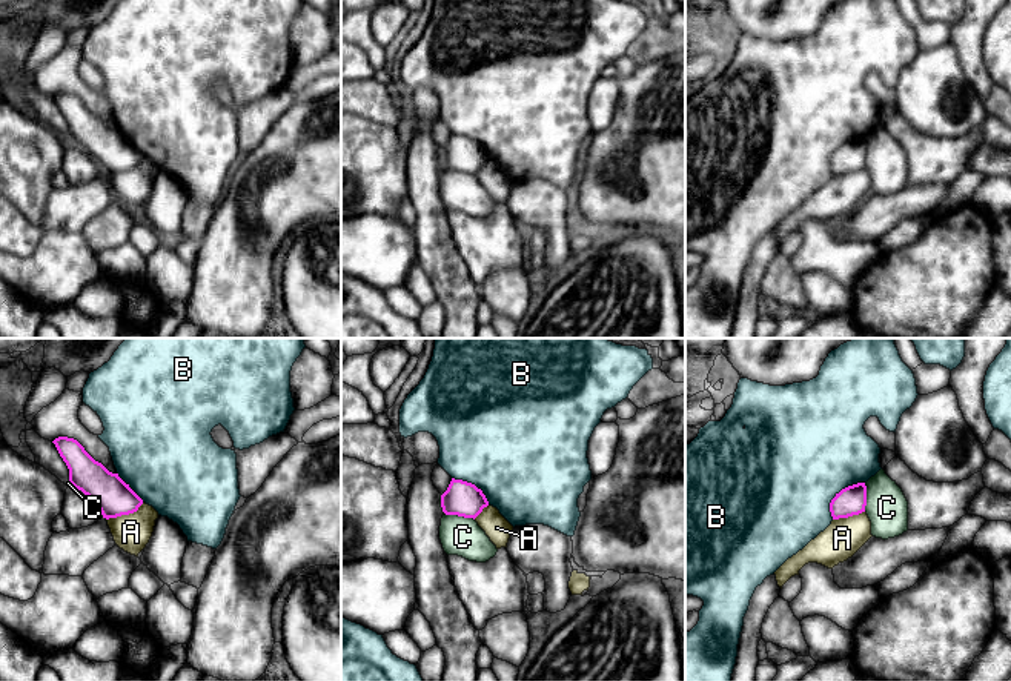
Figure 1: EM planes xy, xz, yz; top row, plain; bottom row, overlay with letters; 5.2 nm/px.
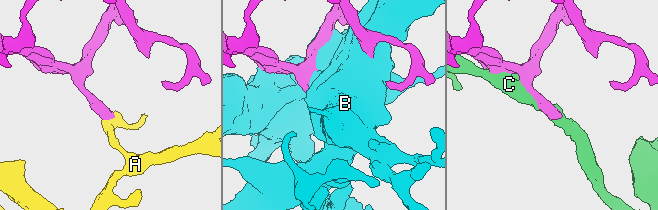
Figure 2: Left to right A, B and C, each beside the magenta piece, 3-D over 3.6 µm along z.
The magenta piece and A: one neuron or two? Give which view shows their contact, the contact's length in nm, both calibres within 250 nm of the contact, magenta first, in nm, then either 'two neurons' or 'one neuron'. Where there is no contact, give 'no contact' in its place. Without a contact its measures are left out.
contact in xy; length 220 nm; calibres 190 and 190 nm; two neurons

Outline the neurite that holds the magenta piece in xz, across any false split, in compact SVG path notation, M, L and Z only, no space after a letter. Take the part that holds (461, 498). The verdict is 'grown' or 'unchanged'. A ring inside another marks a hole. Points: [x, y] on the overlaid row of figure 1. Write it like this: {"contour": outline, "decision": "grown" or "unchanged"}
{"contour": "M452 478L447 490L441 495L441 507L446 515L476 518L489 501L475 484Z", "decision": "unchanged"}

